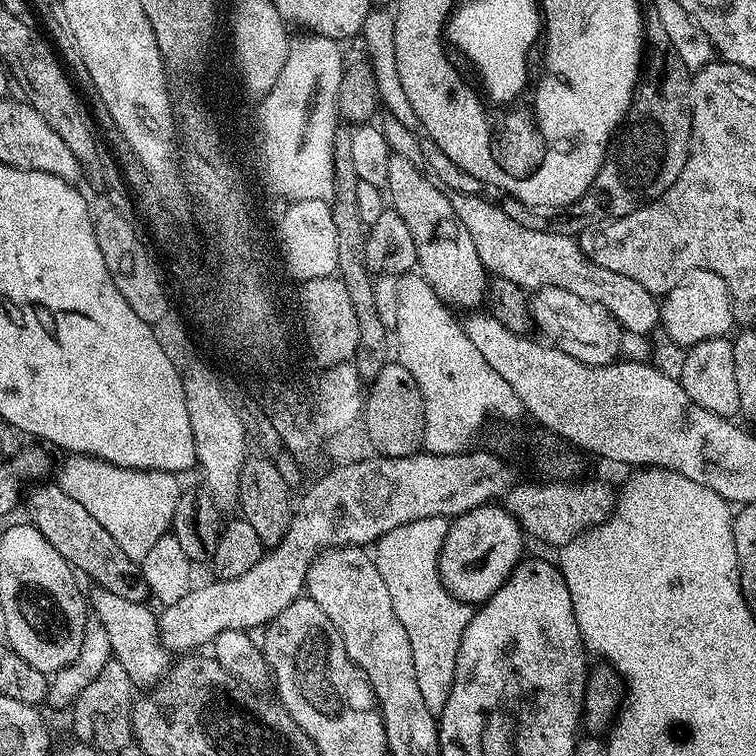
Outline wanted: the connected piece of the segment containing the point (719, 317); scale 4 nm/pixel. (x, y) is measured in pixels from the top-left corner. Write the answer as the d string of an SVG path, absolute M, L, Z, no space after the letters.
M695 268L693 272L683 273L669 292L663 293L660 300L659 327L684 350L698 342L718 340L727 337L728 327L733 327L731 297L726 282L710 270Z

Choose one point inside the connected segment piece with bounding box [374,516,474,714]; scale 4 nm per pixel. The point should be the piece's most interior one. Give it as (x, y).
(406, 557)

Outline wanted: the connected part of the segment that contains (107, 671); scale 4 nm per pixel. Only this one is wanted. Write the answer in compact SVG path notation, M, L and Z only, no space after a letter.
M113 658L108 665L80 692L80 697L70 709L72 732L79 743L87 748L98 750L101 754L120 752L127 744L133 743L132 705L134 703L134 685L124 667Z

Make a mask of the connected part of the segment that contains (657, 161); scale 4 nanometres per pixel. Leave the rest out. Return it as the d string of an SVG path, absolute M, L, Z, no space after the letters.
M656 34L653 40L651 37L646 63L626 117L627 123L636 128L625 127L615 137L587 194L571 205L573 216L557 215L560 217L550 224L551 231L575 237L601 220L622 218L638 210L674 186L678 174L682 174L682 166L686 166L692 137L692 103L688 97L691 85L690 69L674 54L667 38L662 34Z

